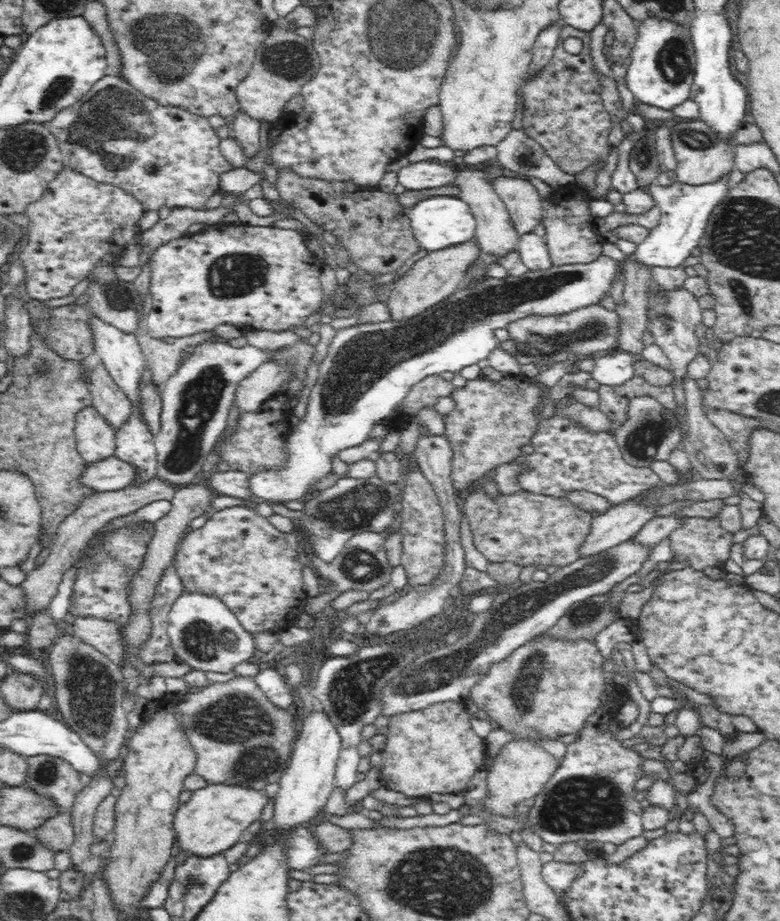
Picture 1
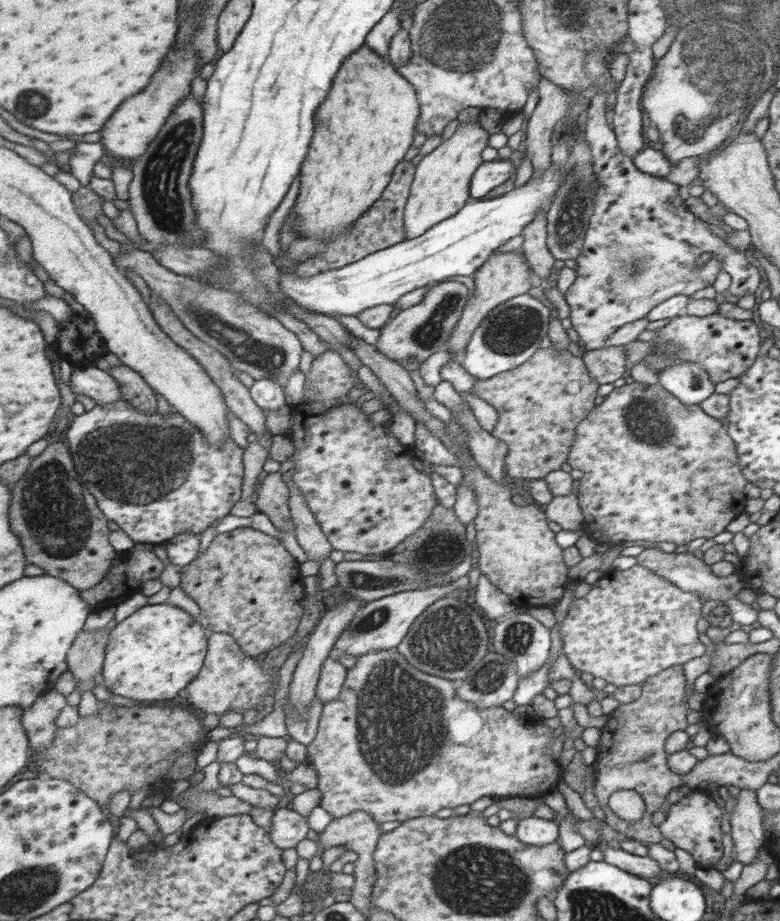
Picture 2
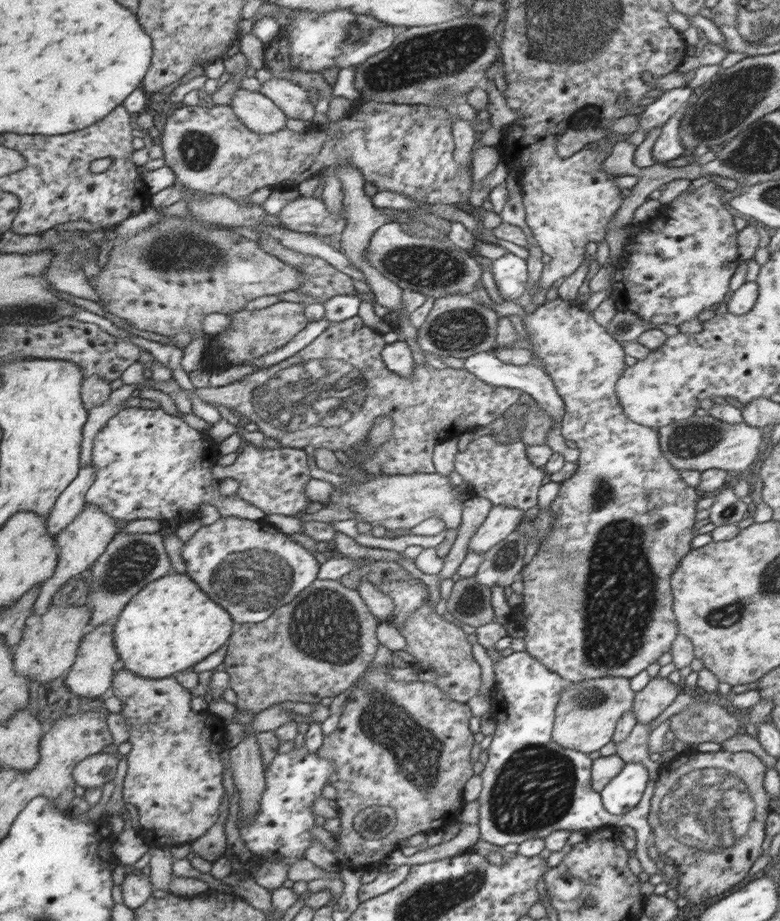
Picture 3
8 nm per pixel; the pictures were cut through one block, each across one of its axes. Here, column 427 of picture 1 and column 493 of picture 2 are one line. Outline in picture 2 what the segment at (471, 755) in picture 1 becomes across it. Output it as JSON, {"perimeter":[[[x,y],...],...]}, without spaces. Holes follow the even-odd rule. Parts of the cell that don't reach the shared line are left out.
{"perimeter":[[[395,650],[369,652],[364,656],[357,657],[355,664],[347,670],[344,689],[341,691],[340,697],[325,703],[317,736],[308,746],[307,760],[315,765],[315,769],[319,773],[318,787],[322,793],[320,806],[333,814],[335,818],[361,811],[371,814],[379,823],[395,822],[395,820],[401,822],[413,818],[413,816],[433,815],[433,812],[439,810],[439,806],[452,809],[461,804],[469,805],[481,796],[505,796],[505,799],[508,799],[513,794],[528,797],[532,796],[533,792],[549,790],[549,786],[555,784],[555,764],[553,764],[553,760],[549,760],[543,754],[549,734],[551,734],[551,728],[541,719],[537,722],[531,720],[521,722],[516,716],[513,716],[511,711],[507,711],[503,707],[491,706],[491,708],[483,709],[461,699],[456,694],[456,686],[453,681],[417,670]]]}

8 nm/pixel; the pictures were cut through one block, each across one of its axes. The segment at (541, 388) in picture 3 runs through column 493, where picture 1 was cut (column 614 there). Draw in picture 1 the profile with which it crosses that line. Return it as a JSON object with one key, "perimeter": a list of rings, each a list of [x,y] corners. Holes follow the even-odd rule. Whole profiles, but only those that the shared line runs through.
{"perimeter":[[[616,350],[615,354],[595,358],[591,378],[606,386],[620,386],[635,376],[632,363],[636,361],[633,354]]]}

